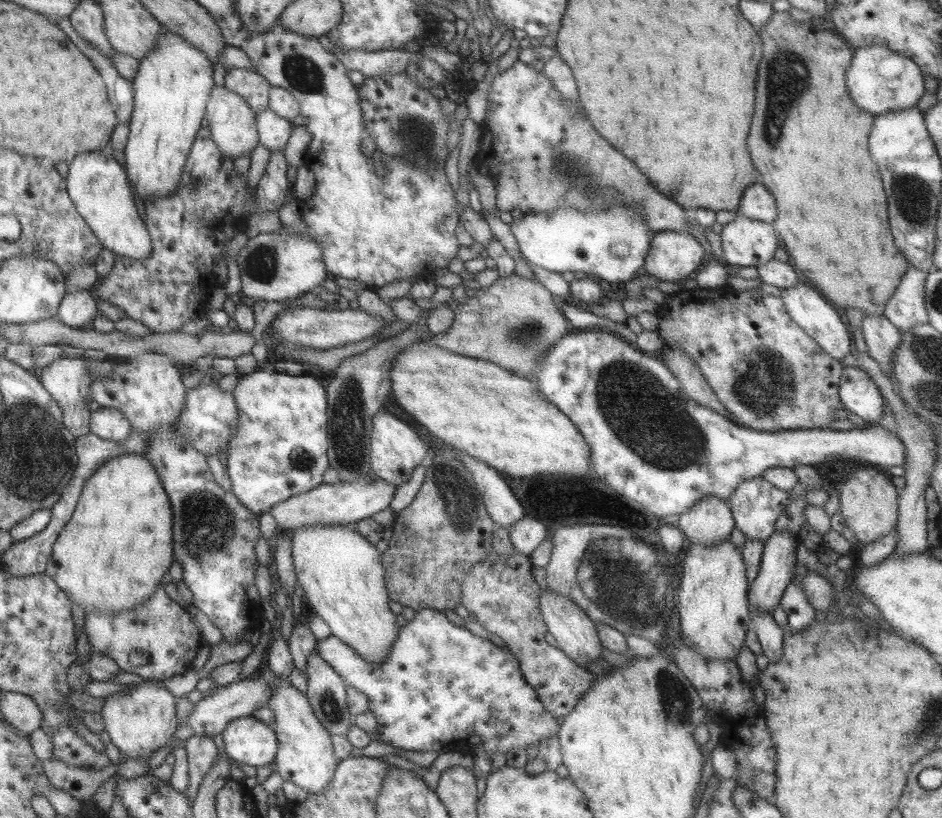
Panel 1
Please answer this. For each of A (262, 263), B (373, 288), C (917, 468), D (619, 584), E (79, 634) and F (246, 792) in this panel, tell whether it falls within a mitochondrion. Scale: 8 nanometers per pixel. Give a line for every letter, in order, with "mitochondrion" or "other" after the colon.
A: mitochondrion
B: other
C: other
D: mitochondrion
E: other
F: other

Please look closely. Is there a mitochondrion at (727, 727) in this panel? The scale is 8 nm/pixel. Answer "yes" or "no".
no

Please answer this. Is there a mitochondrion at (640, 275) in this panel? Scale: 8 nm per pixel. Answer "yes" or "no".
no

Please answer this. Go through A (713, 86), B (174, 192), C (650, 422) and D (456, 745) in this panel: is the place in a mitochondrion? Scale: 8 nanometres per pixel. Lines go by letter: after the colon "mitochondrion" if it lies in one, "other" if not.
A: other
B: other
C: mitochondrion
D: other

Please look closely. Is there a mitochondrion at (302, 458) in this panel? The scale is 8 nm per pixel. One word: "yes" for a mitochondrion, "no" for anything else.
yes

